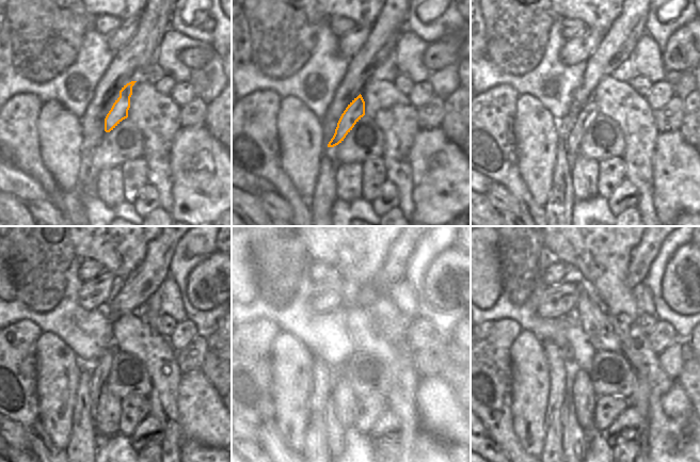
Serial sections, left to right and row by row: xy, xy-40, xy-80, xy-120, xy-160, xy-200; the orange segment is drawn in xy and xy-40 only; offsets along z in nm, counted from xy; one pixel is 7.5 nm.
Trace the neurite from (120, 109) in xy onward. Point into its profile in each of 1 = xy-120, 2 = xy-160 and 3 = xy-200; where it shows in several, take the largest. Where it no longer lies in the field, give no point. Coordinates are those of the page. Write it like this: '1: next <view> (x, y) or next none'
1: next xy-120 (99, 370)
2: next xy-160 (335, 433)
3: next xy-200 (574, 441)

